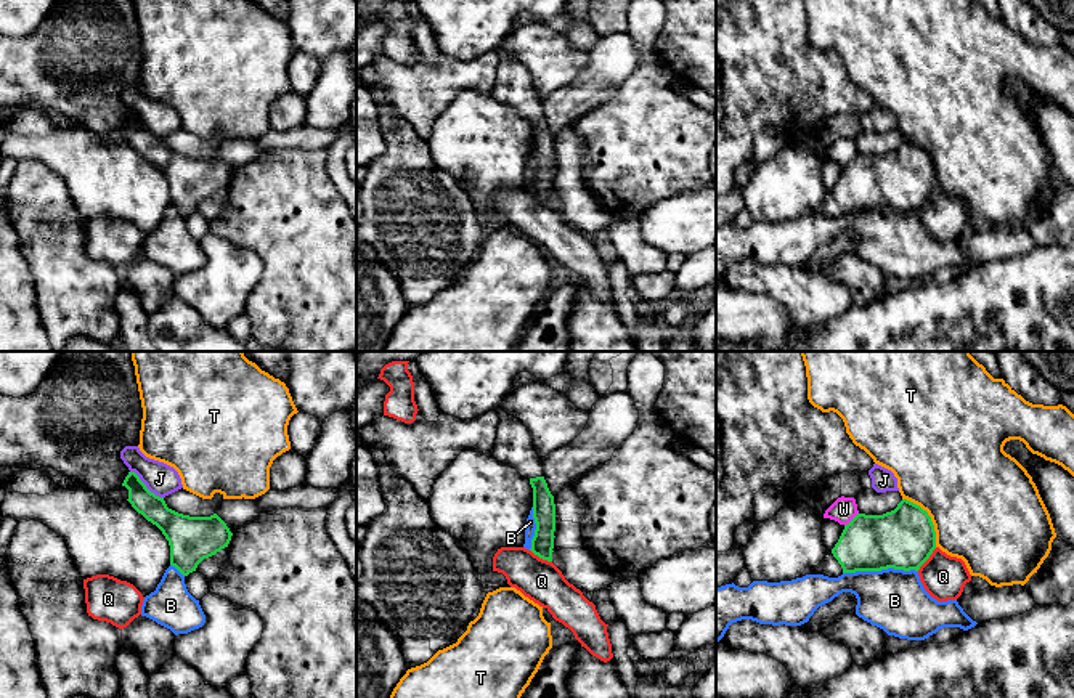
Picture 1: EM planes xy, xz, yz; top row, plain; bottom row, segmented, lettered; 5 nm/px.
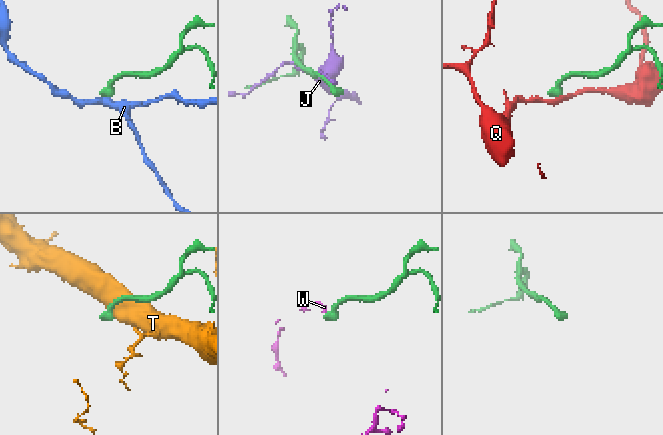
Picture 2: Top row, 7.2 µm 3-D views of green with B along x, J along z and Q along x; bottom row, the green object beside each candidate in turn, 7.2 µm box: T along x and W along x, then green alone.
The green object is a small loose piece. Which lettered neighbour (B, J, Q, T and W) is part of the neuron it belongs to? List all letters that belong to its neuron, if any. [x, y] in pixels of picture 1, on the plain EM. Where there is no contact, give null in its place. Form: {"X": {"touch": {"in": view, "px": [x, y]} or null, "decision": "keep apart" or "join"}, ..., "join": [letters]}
{"B": {"touch": {"in": "yz", "px": [880, 211]}, "decision": "keep apart"}, "J": {"touch": {"in": "xy", "px": [145, 127]}, "decision": "keep apart"}, "Q": {"touch": {"in": "yz", "px": [928, 198]}, "decision": "keep apart"}, "T": {"touch": {"in": "yz", "px": [930, 158]}, "decision": "keep apart"}, "W": {"touch": {"in": "yz", "px": [853, 159]}, "decision": "keep apart"}, "join": []}

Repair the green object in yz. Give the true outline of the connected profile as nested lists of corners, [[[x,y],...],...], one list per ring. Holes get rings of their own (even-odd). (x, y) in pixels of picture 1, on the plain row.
[[[902,140],[883,156],[857,154],[811,215],[838,218],[843,213],[888,209],[918,212],[934,189],[931,157],[920,146]]]

